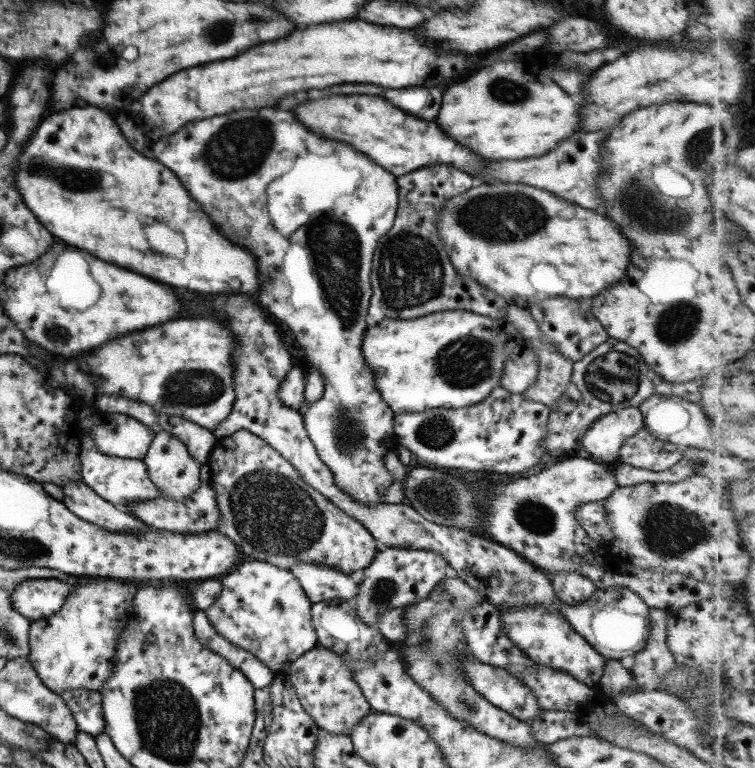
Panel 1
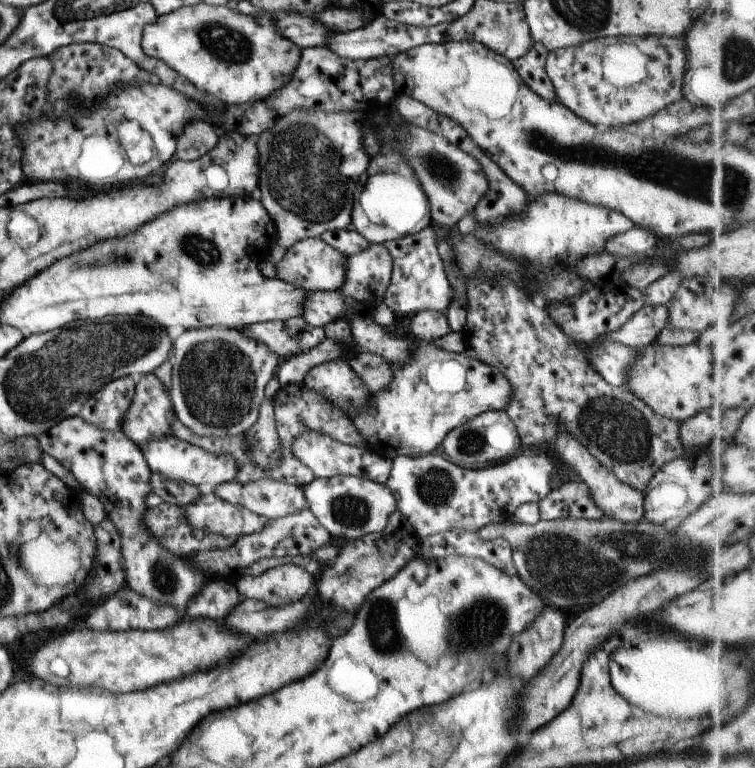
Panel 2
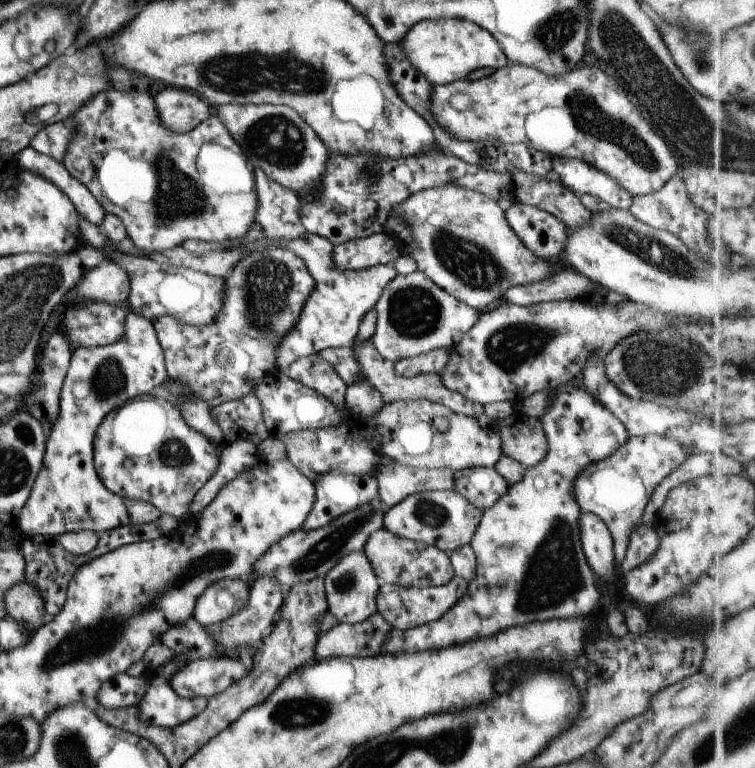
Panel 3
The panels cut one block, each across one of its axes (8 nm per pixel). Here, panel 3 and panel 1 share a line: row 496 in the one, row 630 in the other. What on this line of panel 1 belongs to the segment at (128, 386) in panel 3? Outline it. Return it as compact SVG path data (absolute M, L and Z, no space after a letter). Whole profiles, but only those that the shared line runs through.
M99 578L84 579L87 582L81 581L79 586L71 587L64 603L57 612L45 619L30 621L28 628L28 647L30 649L27 659L35 669L41 684L58 695L64 690L75 688L91 691L102 688L112 673L114 652L118 636L120 636L118 620L122 620L122 616L126 616L126 612L130 612L130 609L133 608L132 600L137 589L134 582Z

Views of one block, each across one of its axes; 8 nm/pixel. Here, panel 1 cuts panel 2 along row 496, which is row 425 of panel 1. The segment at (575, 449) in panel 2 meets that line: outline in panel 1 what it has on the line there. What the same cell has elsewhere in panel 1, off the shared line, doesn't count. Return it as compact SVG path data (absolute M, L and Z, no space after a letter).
M633 406L622 407L598 416L581 437L581 446L611 466L618 458L621 445L642 427L640 410Z

